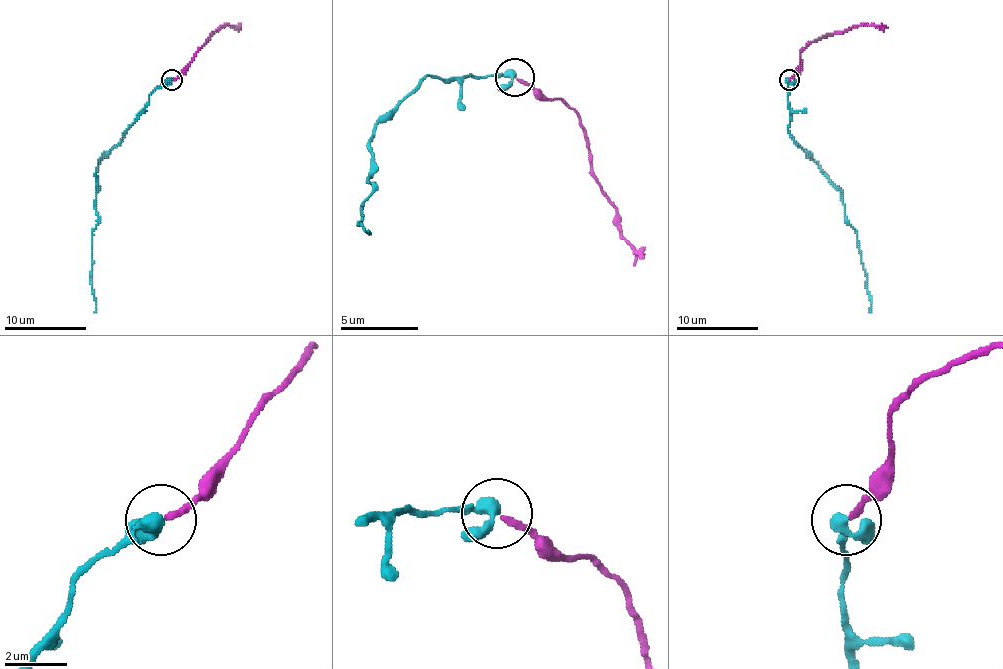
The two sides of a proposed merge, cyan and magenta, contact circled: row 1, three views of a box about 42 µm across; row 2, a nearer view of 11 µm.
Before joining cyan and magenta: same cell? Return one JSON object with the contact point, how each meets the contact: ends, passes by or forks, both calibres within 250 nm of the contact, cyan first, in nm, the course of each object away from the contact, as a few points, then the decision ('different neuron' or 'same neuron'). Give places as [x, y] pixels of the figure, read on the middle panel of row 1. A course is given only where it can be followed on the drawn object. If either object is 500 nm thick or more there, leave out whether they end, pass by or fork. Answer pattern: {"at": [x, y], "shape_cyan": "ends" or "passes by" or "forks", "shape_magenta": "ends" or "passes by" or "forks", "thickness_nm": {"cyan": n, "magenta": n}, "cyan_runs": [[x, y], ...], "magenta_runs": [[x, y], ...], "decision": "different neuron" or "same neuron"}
{"at": [514, 77], "shape_cyan": "passes by", "shape_magenta": "ends", "thickness_nm": {"cyan": 320, "magenta": 180}, "cyan_runs": [[513, 78], [428, 74], [373, 132], [369, 175], [373, 187], [361, 206], [361, 226], [365, 230]], "magenta_runs": [[517, 78], [544, 97], [560, 97], [579, 121], [591, 175], [614, 210], [634, 265]], "decision": "same neuron"}

